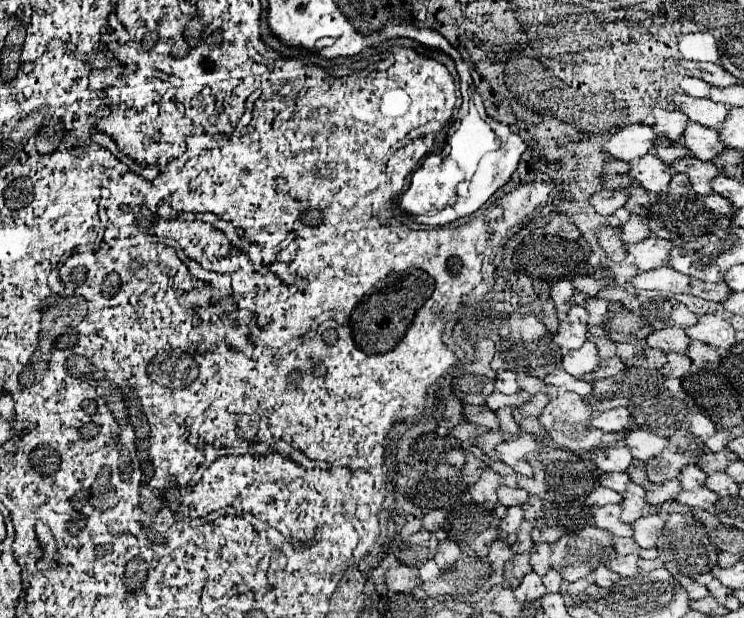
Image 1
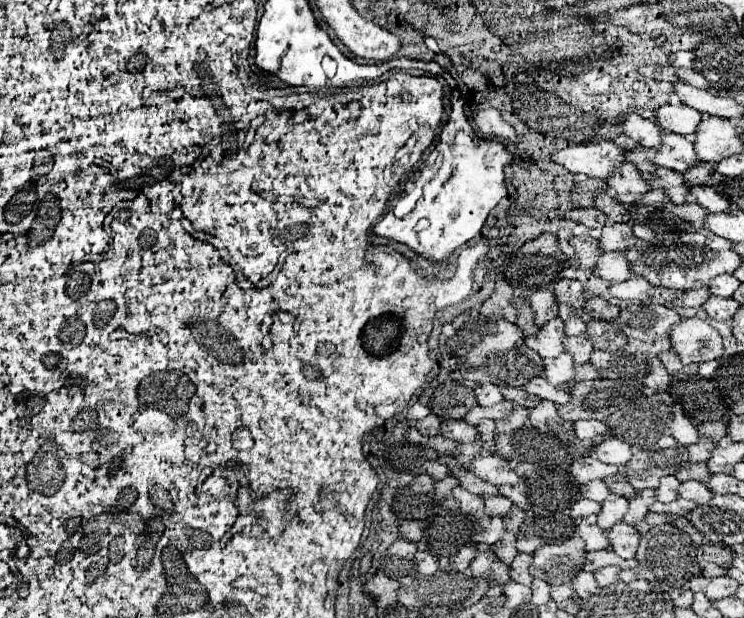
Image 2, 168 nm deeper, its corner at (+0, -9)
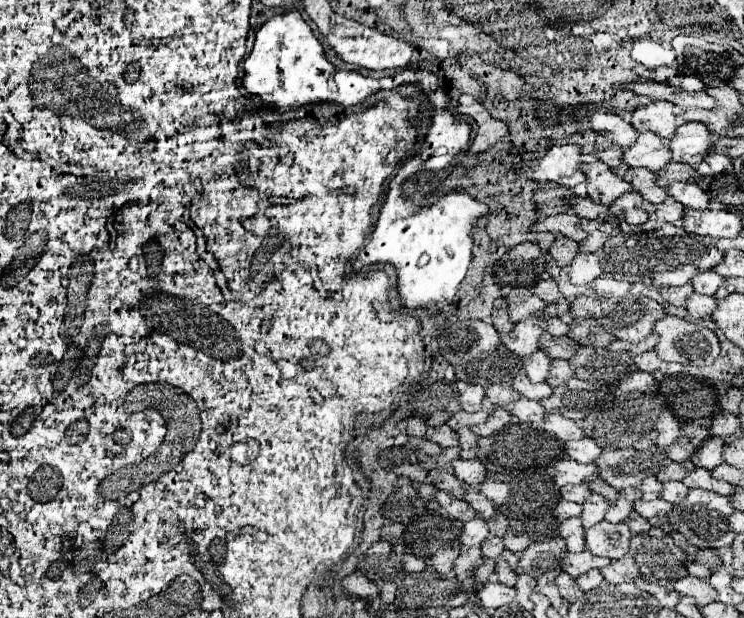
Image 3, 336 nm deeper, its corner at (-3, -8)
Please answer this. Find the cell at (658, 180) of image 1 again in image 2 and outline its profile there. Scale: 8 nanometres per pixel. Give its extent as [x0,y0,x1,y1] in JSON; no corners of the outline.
[606,161,652,205]

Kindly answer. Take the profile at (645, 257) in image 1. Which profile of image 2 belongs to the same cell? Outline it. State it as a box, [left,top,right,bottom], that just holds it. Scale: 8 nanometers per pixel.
[594,253,634,281]

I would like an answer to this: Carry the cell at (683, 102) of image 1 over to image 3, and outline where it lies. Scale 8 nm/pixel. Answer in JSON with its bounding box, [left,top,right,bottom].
[629,100,677,138]

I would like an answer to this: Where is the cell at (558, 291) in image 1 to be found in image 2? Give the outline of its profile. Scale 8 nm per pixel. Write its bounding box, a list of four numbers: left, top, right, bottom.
[528,291,558,327]

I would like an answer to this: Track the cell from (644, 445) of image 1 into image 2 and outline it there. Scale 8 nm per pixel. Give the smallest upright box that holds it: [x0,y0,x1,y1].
[594,437,632,465]

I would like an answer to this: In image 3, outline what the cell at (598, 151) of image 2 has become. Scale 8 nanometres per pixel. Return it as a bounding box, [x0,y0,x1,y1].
[529,144,585,188]

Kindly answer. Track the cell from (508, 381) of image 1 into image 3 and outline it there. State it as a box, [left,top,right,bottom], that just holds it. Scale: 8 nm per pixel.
[459,386,485,412]

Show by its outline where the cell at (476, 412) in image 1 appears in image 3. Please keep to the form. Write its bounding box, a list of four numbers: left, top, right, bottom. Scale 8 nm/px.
[425,424,459,448]

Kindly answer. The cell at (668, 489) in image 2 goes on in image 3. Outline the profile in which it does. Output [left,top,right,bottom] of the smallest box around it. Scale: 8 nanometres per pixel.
[639,476,661,500]

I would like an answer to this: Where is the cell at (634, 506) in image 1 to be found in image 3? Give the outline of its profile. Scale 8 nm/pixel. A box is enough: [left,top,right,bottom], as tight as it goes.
[581,494,609,528]

